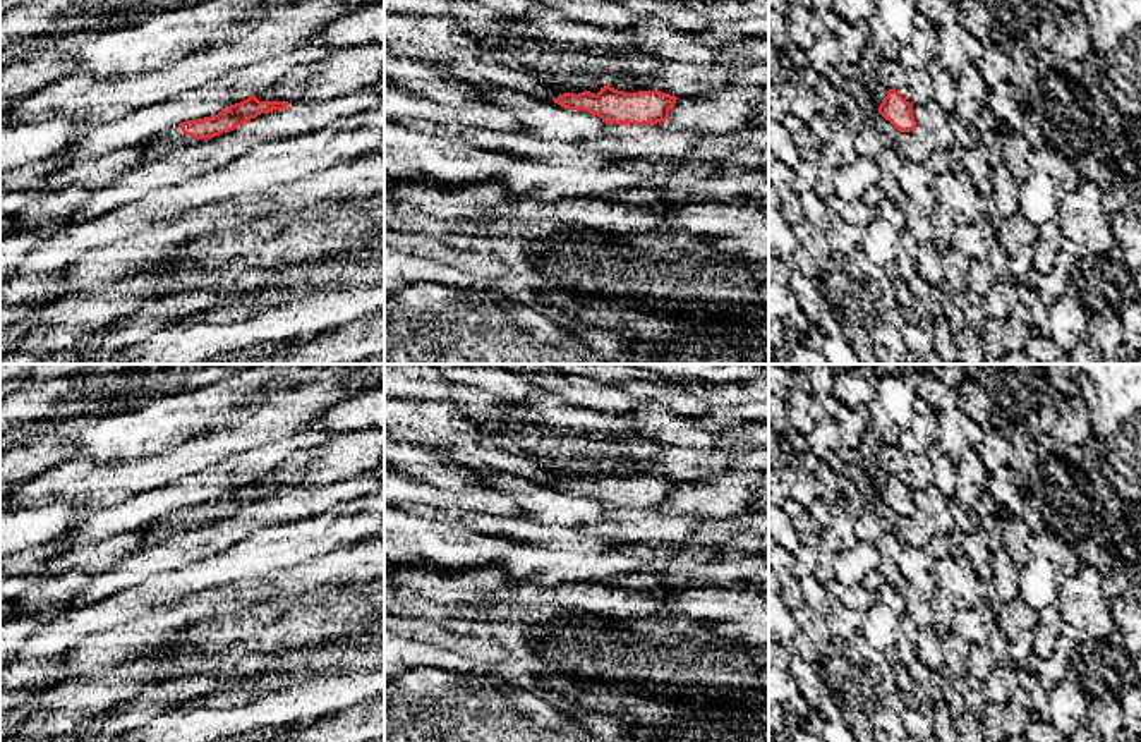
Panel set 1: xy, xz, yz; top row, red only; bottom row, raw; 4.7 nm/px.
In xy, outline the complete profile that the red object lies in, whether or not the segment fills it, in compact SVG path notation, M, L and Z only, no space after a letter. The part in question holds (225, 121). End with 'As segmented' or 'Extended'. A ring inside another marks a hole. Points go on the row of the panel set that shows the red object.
M252 94L240 103L226 106L218 115L182 122L165 137L151 137L144 143L144 160L149 161L177 148L196 144L223 132L230 132L261 113L285 110L288 105L288 101L259 101L256 94Z. Extended

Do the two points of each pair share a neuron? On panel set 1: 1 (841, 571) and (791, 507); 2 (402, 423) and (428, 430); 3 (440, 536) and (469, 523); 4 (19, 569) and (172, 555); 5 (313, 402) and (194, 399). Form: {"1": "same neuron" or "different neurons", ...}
{"1": "different neurons", "2": "same neuron", "3": "different neurons", "4": "different neurons", "5": "different neurons"}

